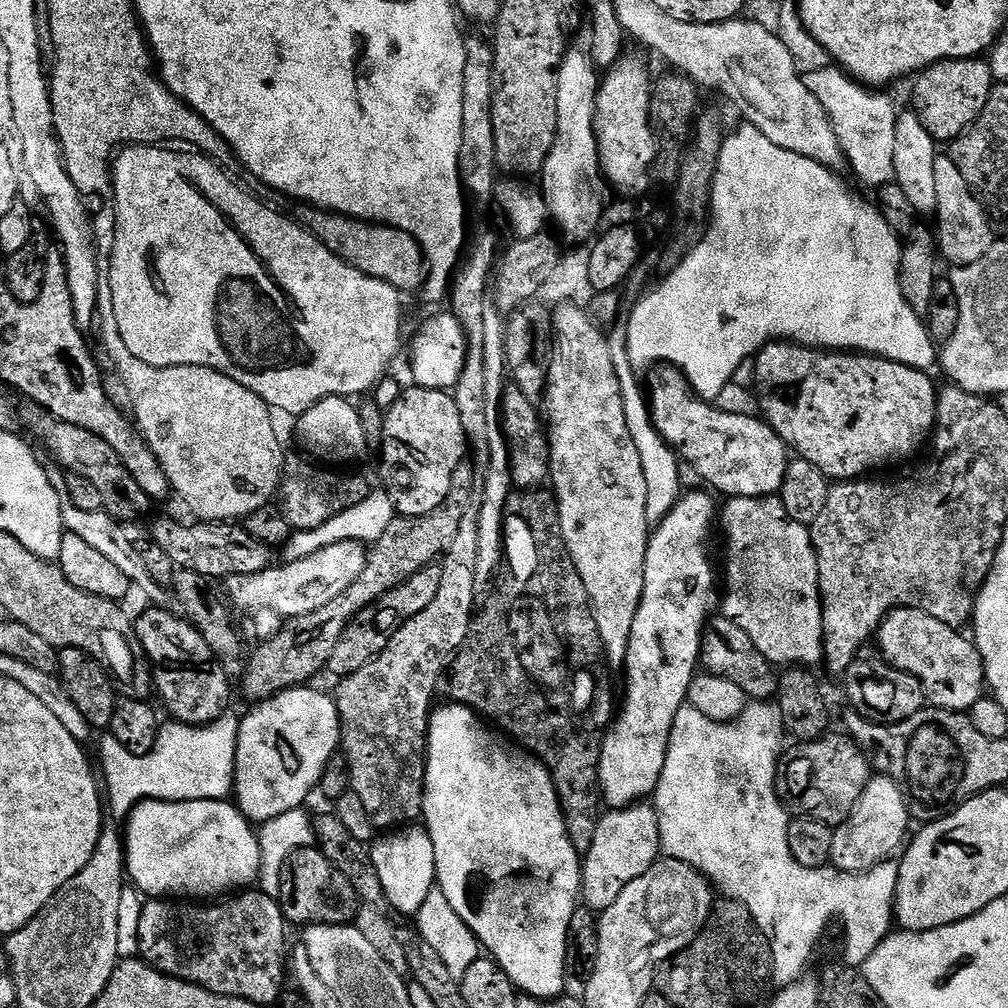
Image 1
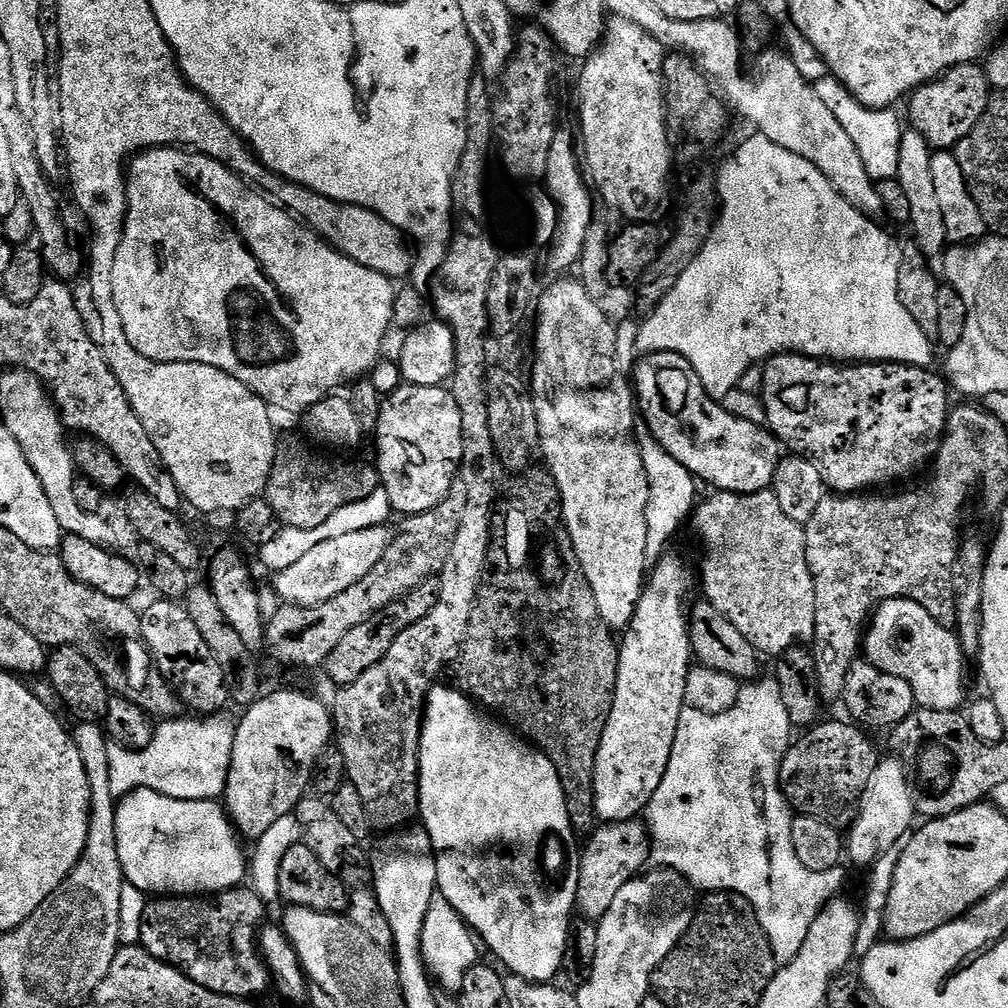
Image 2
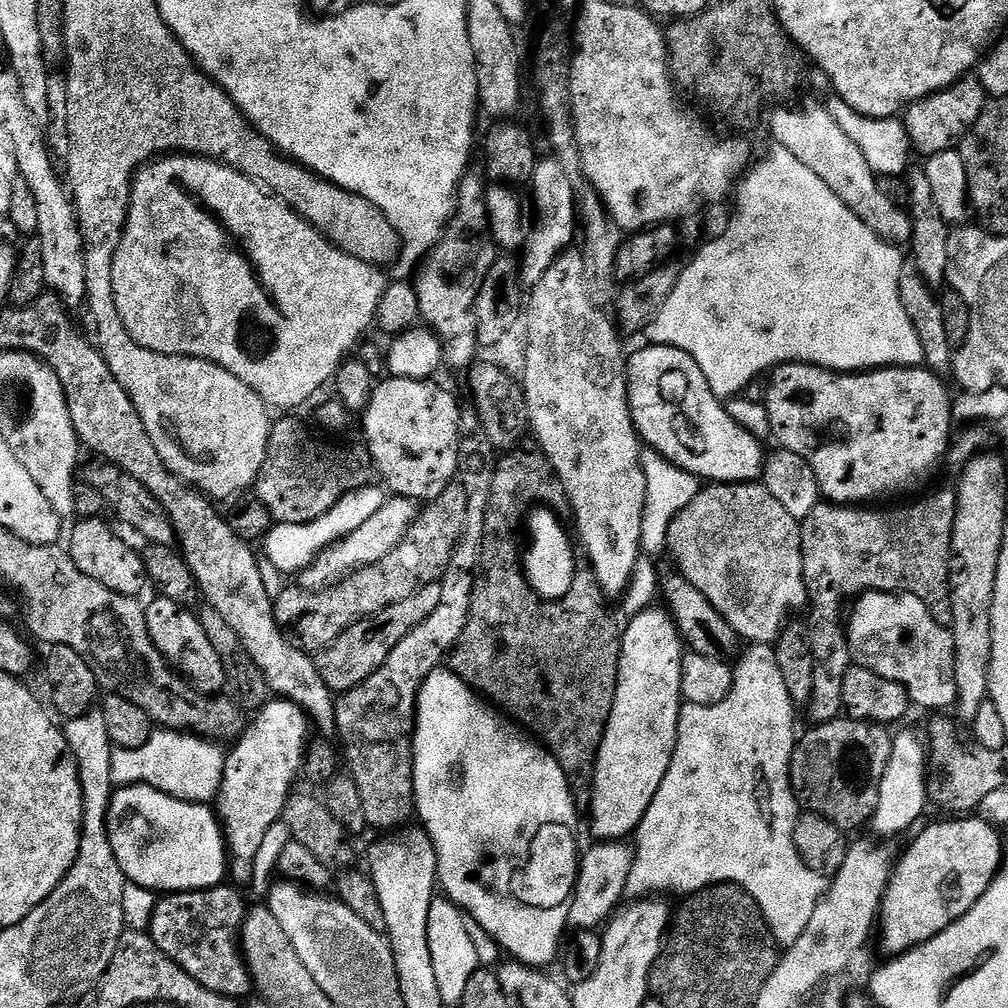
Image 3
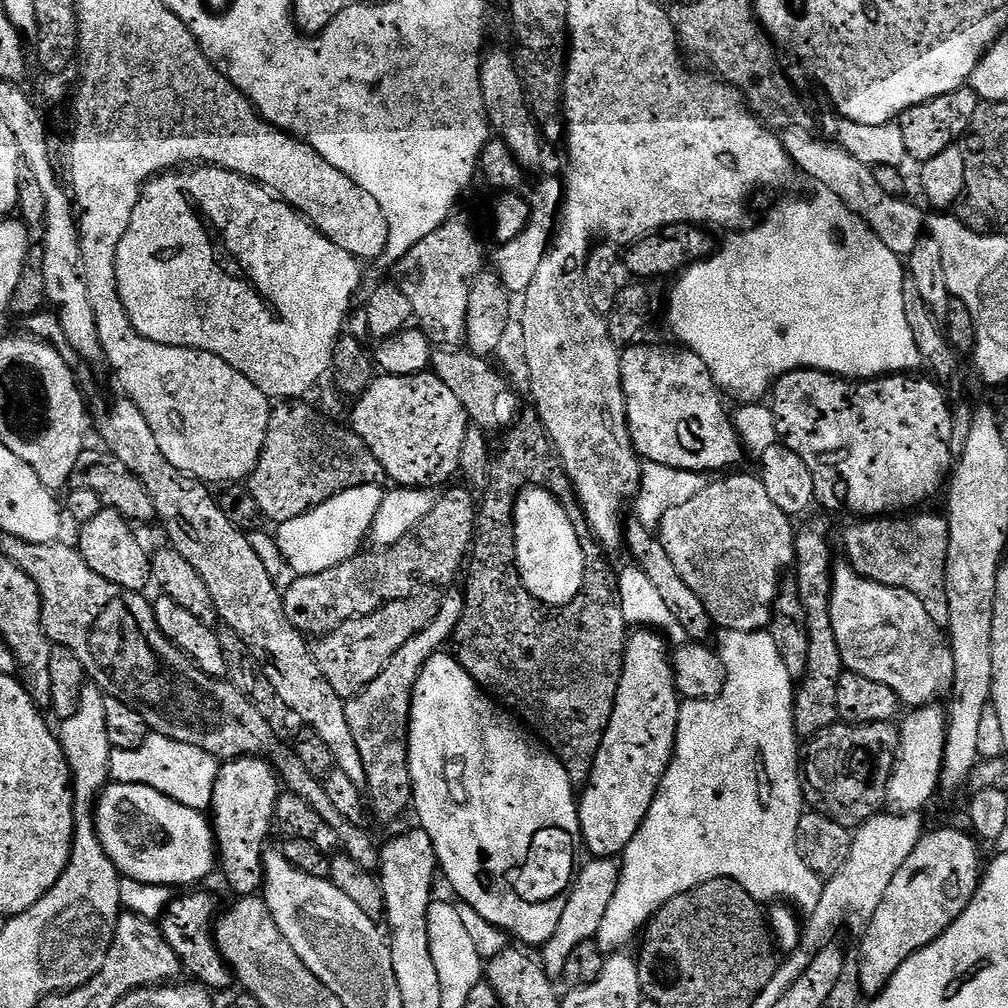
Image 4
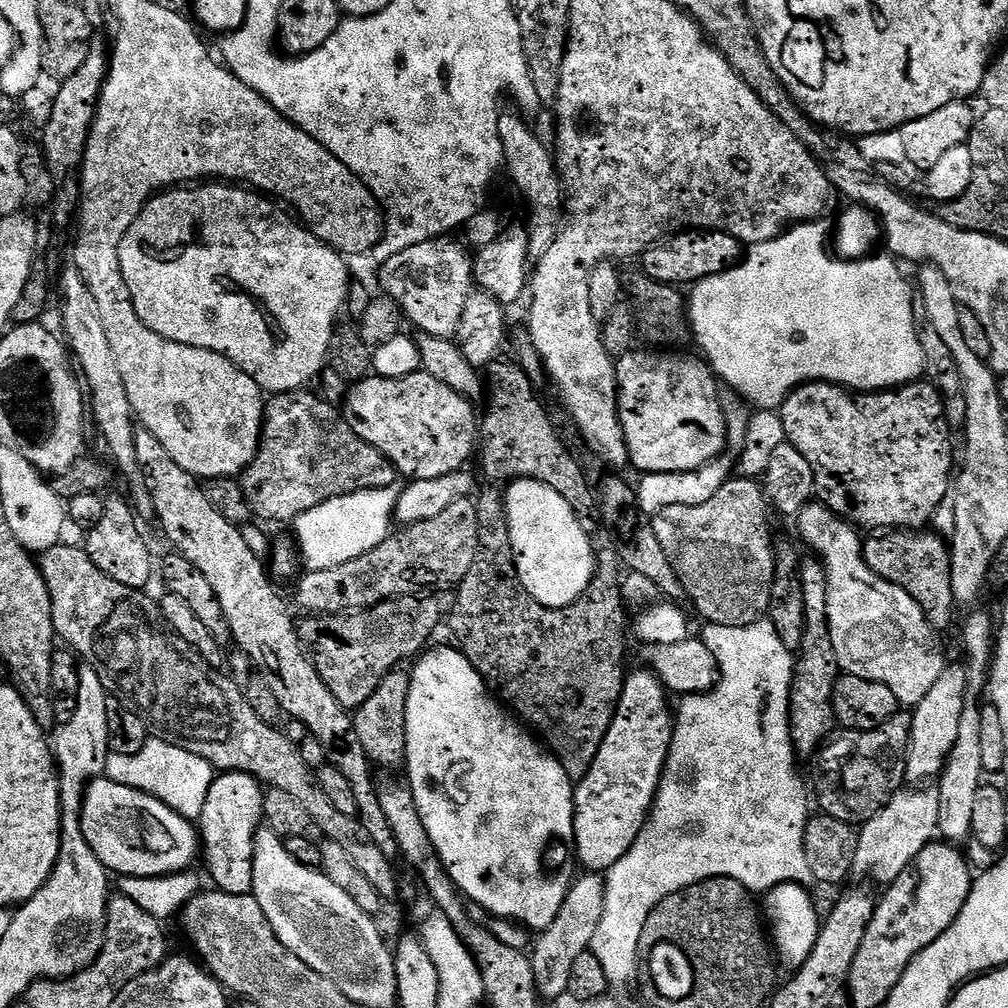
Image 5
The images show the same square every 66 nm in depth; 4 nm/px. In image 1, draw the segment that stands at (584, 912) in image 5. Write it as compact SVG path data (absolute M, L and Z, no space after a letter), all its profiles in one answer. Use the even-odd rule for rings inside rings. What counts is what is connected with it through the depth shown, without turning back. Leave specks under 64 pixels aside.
M641 802L628 808L605 811L598 822L598 830L594 830L590 850L582 856L580 890L583 907L597 914L605 912L614 906L618 894L622 894L634 878L642 878L642 874L646 874L661 856L658 814L651 803Z

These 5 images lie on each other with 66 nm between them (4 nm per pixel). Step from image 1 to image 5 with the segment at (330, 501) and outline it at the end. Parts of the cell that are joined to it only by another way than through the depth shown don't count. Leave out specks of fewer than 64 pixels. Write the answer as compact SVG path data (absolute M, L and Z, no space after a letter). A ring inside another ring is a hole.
M312 390L282 392L267 401L260 448L239 477L253 517L294 522L330 498L397 483L396 467L350 430L343 411L315 391L308 391Z

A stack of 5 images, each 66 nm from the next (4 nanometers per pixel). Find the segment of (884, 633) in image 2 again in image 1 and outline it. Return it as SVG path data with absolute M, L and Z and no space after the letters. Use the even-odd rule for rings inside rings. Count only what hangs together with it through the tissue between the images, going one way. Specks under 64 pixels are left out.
M894 608L880 624L876 633L875 643L880 643L879 655L890 666L918 678L927 686L926 700L931 707L950 710L951 712L967 713L974 702L985 699L986 681L984 678L984 659L971 639L964 637L963 631L946 626L946 622L938 622L938 618L930 618L917 608Z

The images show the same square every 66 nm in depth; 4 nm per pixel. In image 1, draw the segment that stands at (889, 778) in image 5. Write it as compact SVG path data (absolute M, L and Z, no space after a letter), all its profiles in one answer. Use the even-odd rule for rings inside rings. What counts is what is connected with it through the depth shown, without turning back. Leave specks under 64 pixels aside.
M825 734L819 740L796 742L781 755L776 766L780 799L793 817L808 816L829 826L843 824L854 810L874 769L864 751L847 734Z

